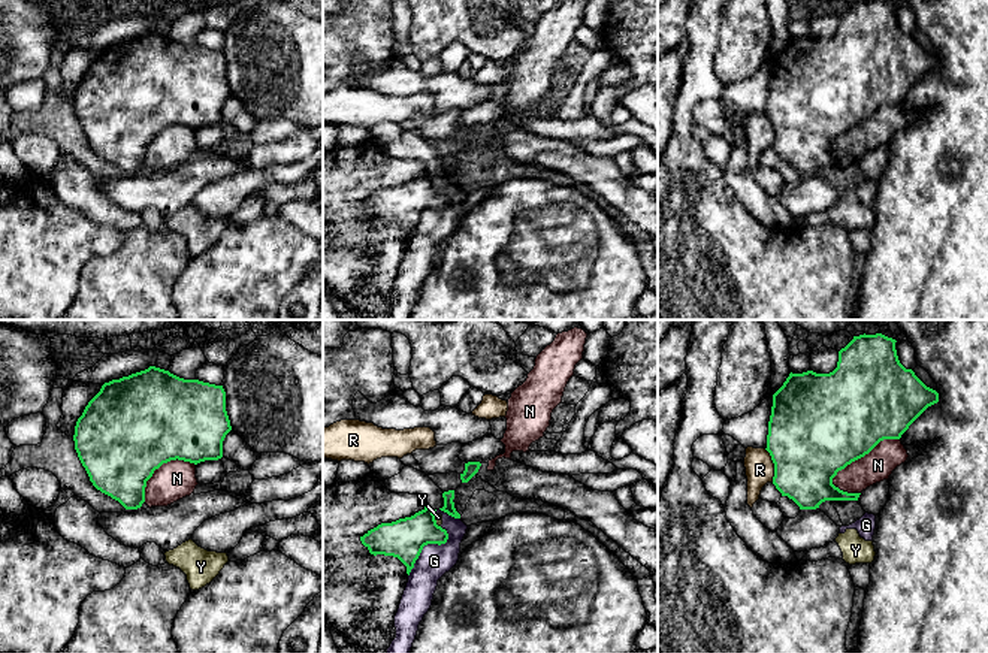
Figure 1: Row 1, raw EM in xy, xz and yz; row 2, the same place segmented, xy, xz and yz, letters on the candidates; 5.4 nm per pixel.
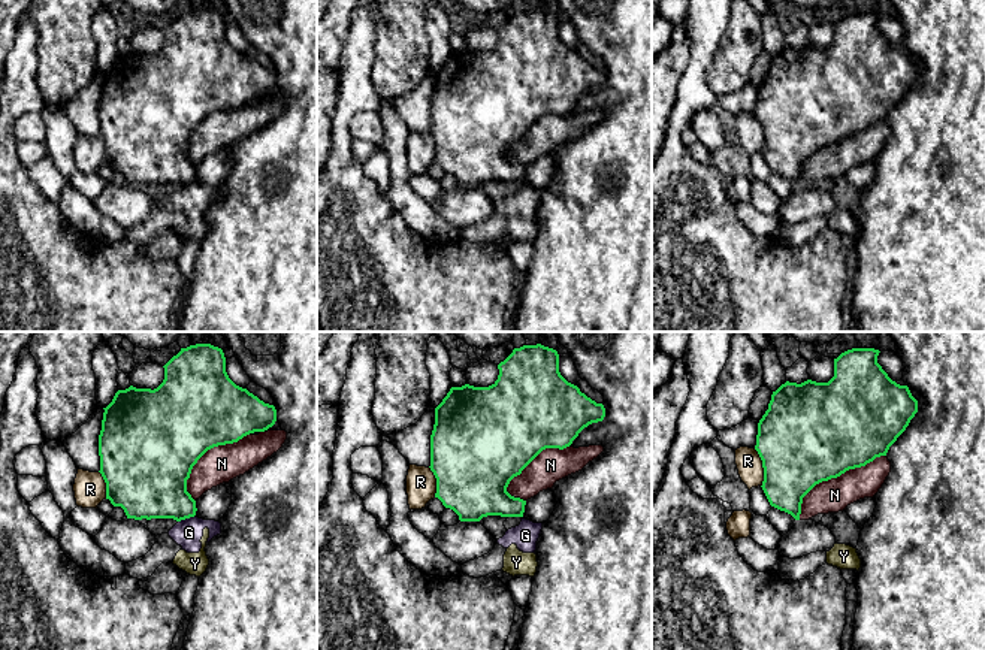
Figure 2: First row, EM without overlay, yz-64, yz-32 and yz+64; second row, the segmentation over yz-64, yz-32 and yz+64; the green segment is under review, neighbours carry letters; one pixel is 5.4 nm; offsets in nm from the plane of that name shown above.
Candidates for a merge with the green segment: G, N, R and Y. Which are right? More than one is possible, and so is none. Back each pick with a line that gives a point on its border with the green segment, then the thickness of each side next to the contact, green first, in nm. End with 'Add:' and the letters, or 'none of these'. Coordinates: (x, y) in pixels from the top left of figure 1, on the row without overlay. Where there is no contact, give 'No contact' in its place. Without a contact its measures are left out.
Add: none of these

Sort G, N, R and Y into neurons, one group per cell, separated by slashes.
G Y / N / R

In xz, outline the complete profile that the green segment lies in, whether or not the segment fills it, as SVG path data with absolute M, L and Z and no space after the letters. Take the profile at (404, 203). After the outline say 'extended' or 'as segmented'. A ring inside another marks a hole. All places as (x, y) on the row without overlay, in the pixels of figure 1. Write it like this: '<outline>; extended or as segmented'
M426 170L411 182L378 190L360 202L360 206L374 221L398 223L410 241L424 211L441 211L448 205L447 196L436 190L435 176Z; as segmented

